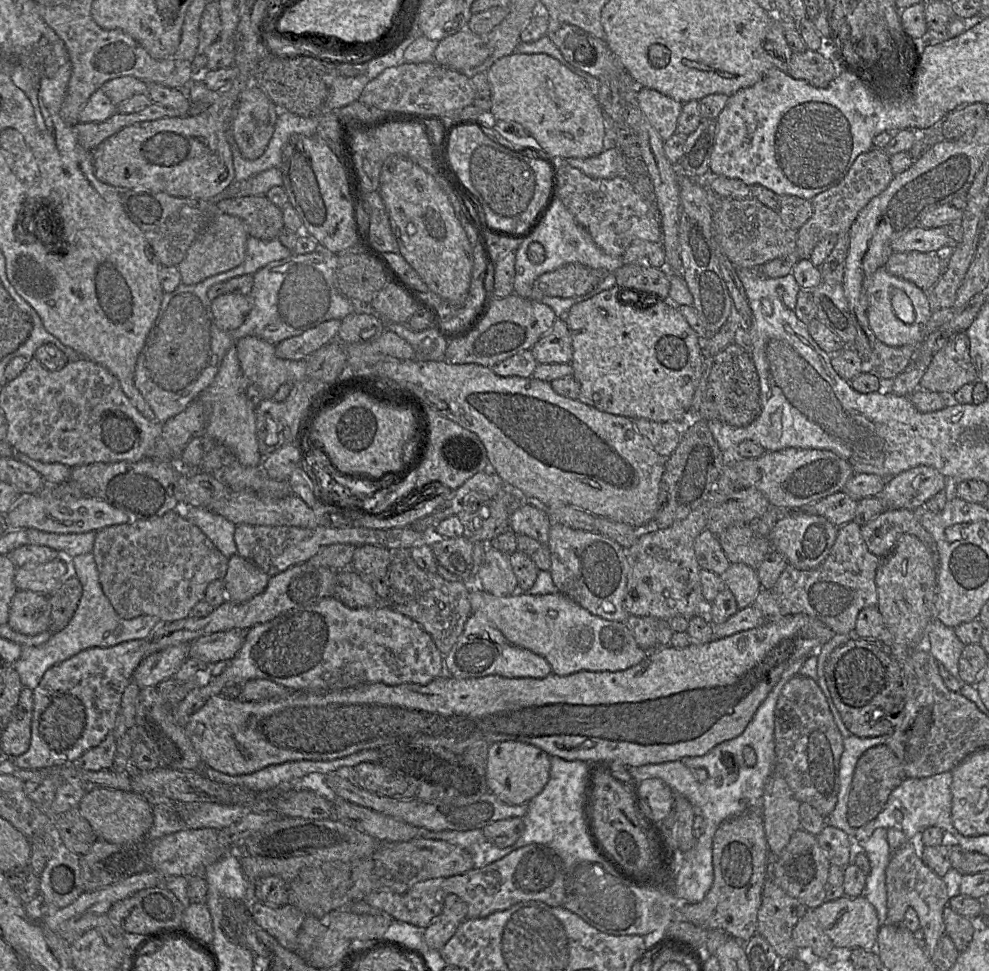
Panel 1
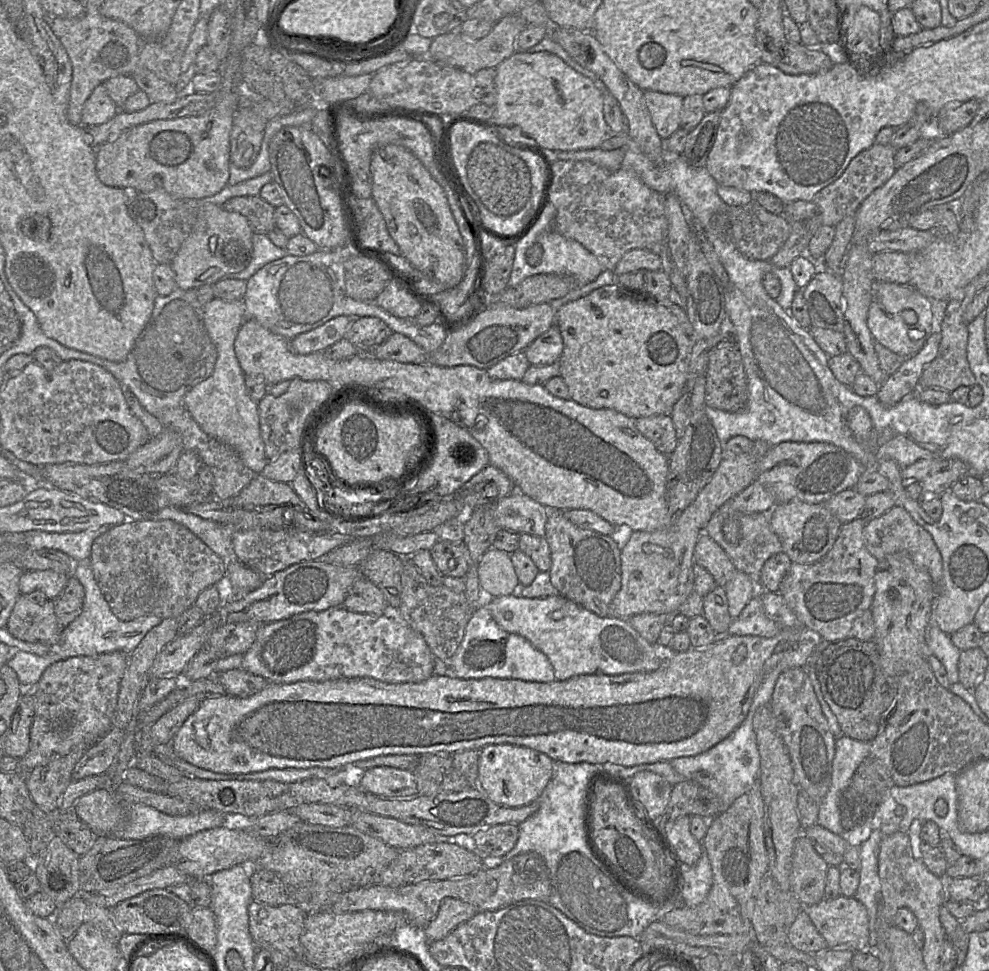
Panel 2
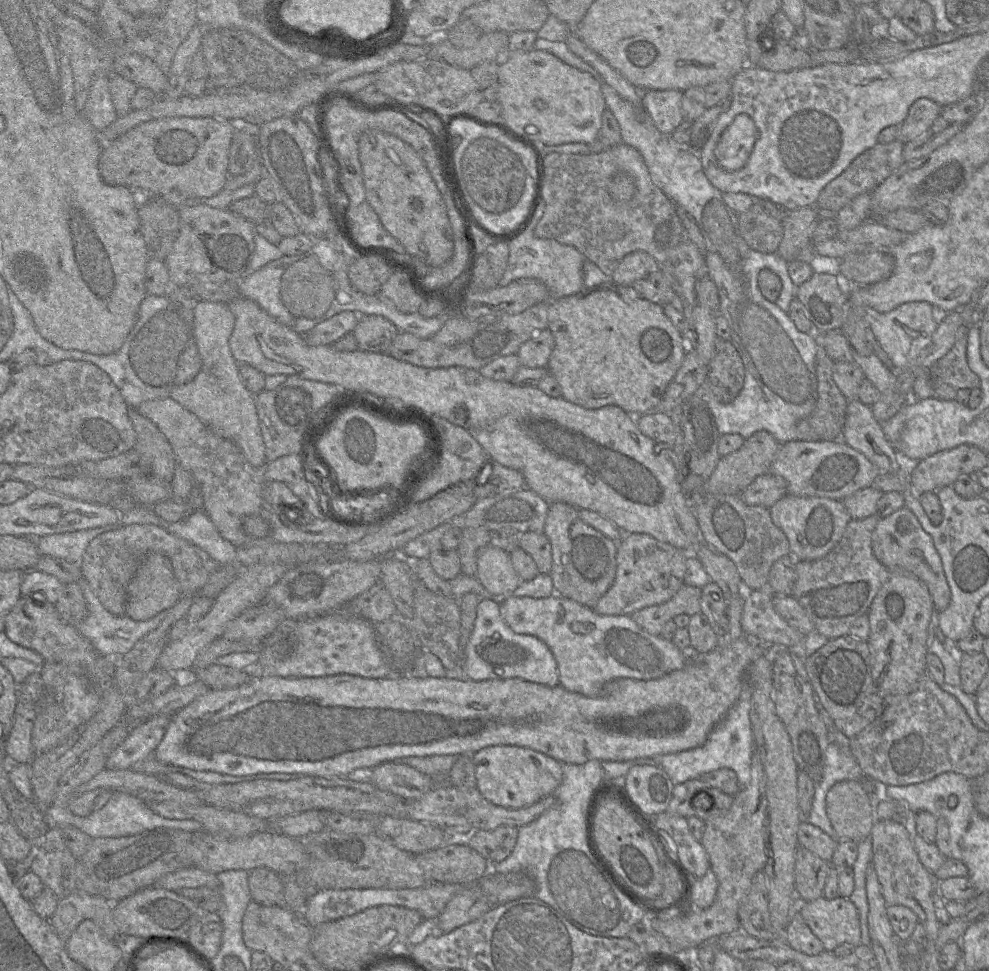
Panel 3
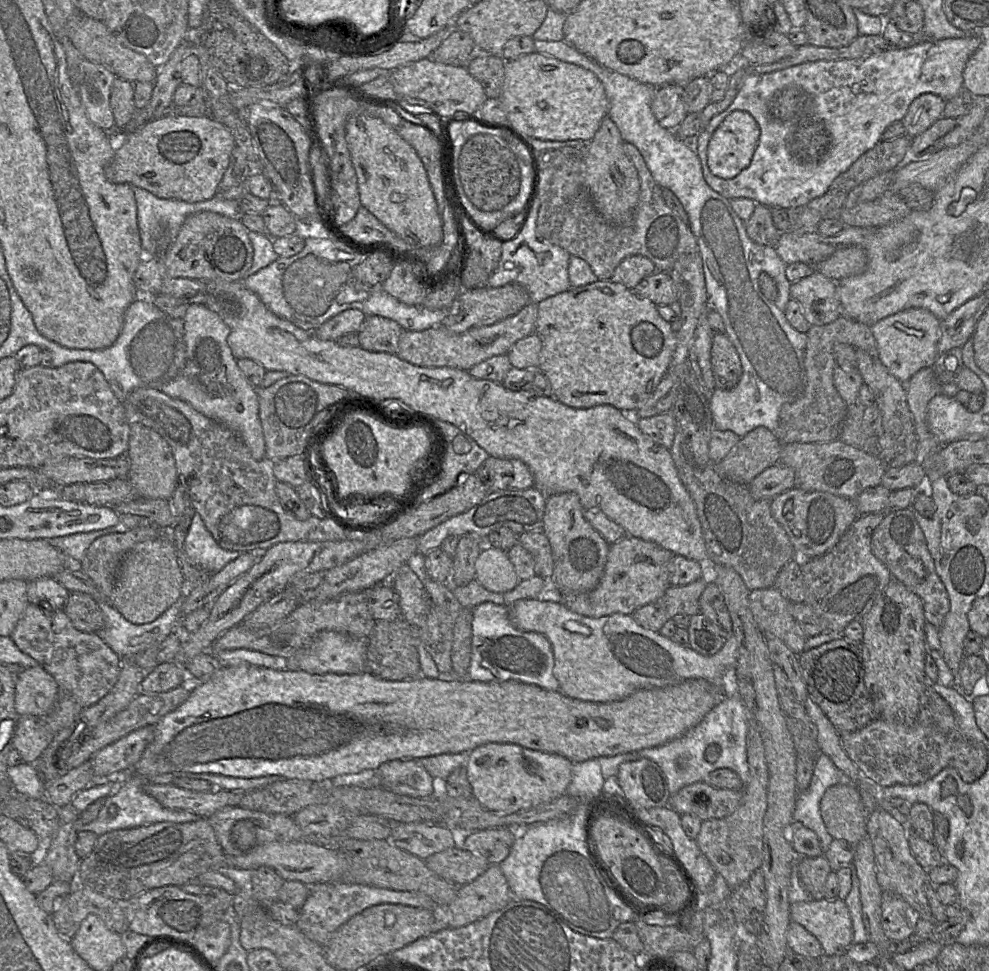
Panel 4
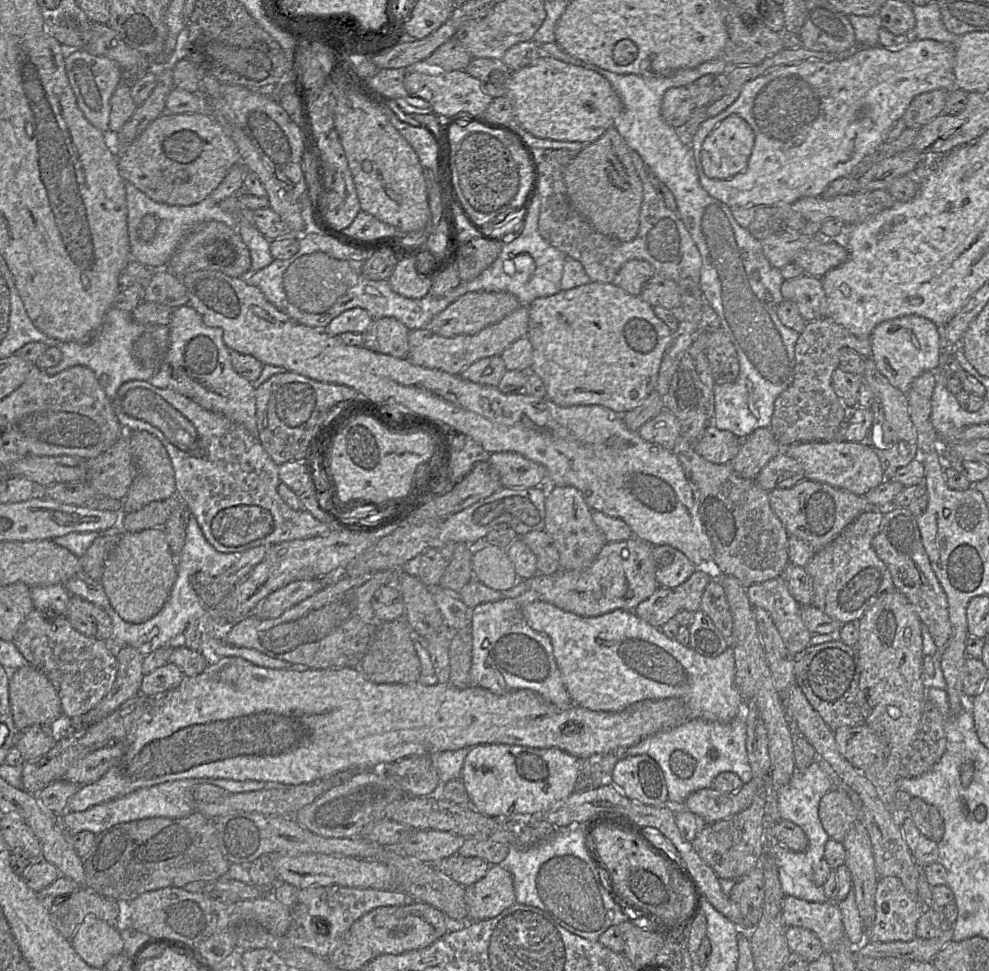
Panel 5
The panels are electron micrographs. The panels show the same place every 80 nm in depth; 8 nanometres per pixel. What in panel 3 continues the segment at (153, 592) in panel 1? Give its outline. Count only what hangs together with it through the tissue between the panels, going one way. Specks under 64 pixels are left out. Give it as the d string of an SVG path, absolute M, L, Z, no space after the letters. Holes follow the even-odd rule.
M122 525L100 534L86 548L80 569L100 602L113 615L125 615L128 585L144 558L152 552L170 560L182 596L197 594L220 567L206 551L157 525Z

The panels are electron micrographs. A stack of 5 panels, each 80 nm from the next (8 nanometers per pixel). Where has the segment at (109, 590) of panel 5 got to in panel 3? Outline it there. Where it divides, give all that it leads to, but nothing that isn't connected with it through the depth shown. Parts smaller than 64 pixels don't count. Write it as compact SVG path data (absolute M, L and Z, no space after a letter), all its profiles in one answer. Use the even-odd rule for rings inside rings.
M152 552L144 558L128 585L125 615L135 621L145 621L170 609L181 597L170 560L160 553Z

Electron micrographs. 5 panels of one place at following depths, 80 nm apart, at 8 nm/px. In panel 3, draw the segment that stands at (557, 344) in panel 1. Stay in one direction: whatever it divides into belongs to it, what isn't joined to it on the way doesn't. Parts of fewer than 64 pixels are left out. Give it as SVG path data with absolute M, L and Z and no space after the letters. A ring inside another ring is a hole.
M549 330L537 332L524 342L516 355L520 365L527 368L545 368L554 347L554 338Z

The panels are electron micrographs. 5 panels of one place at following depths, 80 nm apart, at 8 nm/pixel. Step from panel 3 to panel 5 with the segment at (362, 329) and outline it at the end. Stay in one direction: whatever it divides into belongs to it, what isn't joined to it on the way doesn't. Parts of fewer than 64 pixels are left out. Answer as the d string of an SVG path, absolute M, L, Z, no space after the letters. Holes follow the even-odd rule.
M395 318L373 320L363 335L363 347L395 358L408 355L408 328Z

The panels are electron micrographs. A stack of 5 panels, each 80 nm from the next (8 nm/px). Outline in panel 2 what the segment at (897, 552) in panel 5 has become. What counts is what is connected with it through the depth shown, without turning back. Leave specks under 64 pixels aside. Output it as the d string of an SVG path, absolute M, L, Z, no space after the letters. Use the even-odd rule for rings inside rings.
M894 506L891 510L887 511L886 513L884 513L883 515L881 515L880 517L873 519L871 521L867 521L864 529L863 529L863 540L864 540L864 544L865 547L867 548L867 550L870 552L870 554L872 554L878 561L880 561L880 559L883 559L885 557L887 557L888 555L891 555L893 553L896 552L907 552L911 558L913 559L913 561L916 563L916 565L918 565L919 567L923 567L928 574L930 575L934 585L935 585L935 589L936 589L936 594L937 594L937 590L939 588L939 584L942 580L942 576L943 576L943 568L942 568L942 557L941 554L932 538L932 536L922 527L920 526L912 517L911 515L901 506Z

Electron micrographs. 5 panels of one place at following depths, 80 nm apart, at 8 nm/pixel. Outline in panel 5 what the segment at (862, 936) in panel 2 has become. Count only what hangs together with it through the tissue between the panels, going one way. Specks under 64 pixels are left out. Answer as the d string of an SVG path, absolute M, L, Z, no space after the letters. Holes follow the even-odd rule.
M785 896L782 915L785 927L801 927L814 933L825 953L845 940L841 912L835 902L816 903Z

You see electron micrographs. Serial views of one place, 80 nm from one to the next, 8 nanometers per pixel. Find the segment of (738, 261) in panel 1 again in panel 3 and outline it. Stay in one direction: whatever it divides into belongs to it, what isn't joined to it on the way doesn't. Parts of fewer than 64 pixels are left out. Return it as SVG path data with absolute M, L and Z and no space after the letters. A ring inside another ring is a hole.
M761 202L754 204L745 212L738 214L740 233L747 245L761 253L776 253L783 238L782 222L771 217L761 206Z

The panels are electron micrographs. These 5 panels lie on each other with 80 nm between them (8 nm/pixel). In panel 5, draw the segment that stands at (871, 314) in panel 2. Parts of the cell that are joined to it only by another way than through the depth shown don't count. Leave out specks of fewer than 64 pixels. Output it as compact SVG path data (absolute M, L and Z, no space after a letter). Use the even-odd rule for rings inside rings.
M906 315L878 324L870 335L871 358L889 382L907 394L912 382L925 371L939 369L943 351L942 329L931 320L918 315Z

